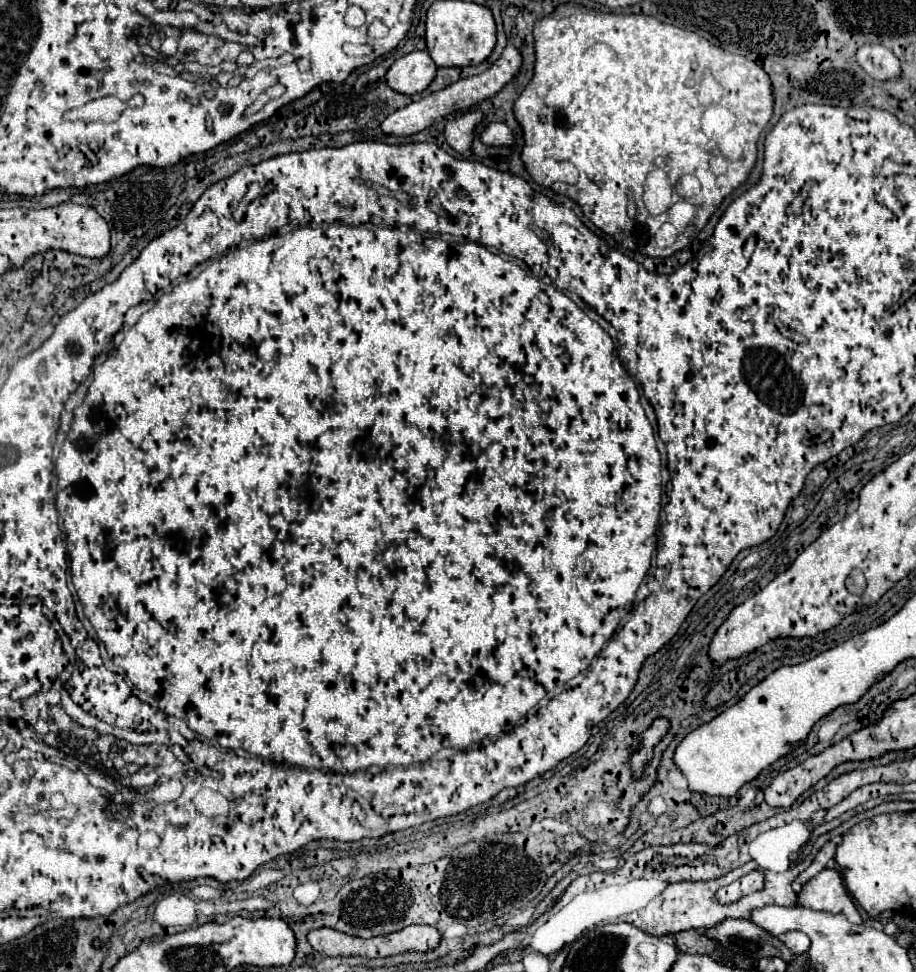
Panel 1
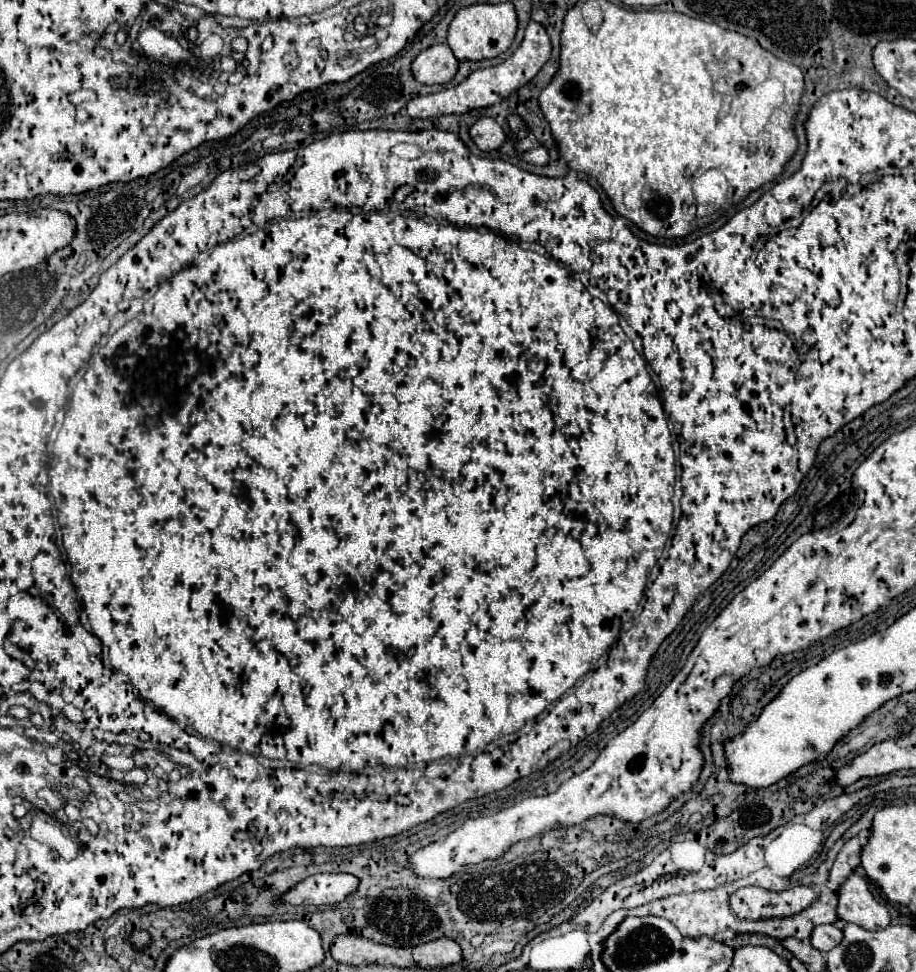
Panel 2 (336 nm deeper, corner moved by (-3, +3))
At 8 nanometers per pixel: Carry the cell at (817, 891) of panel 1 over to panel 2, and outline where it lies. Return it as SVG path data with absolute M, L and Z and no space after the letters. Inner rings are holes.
M857 873L849 875L841 883L837 893L839 893L839 903L837 903L839 919L857 923L869 931L889 925L891 917L889 917L887 907L875 901L875 897L869 891L867 881L859 877Z

